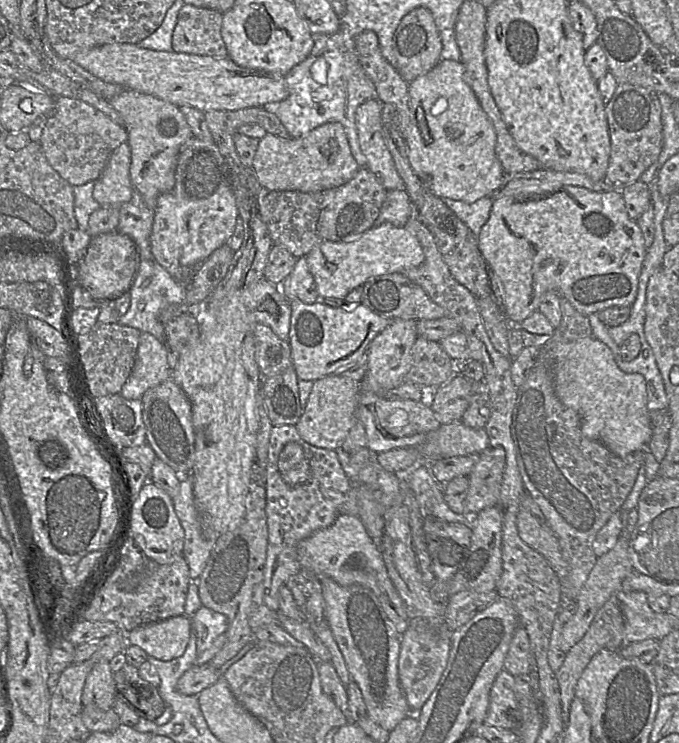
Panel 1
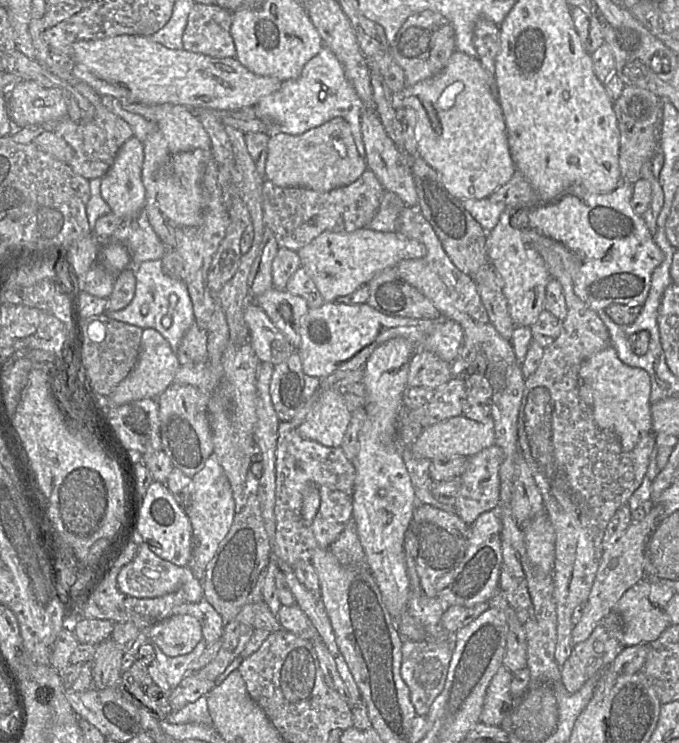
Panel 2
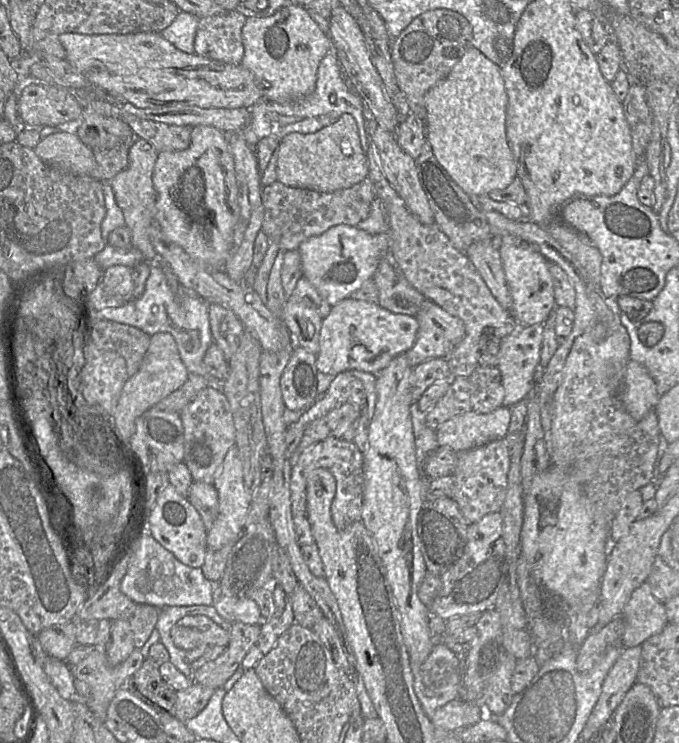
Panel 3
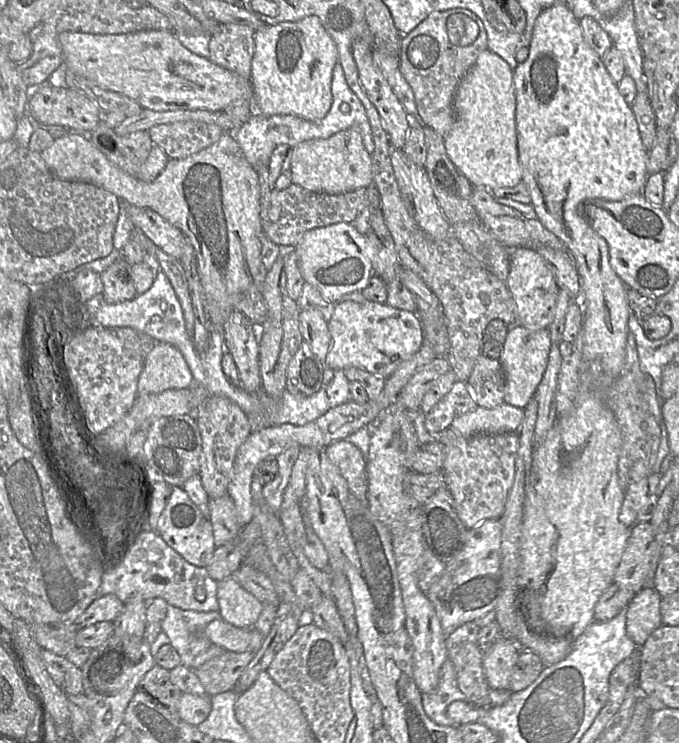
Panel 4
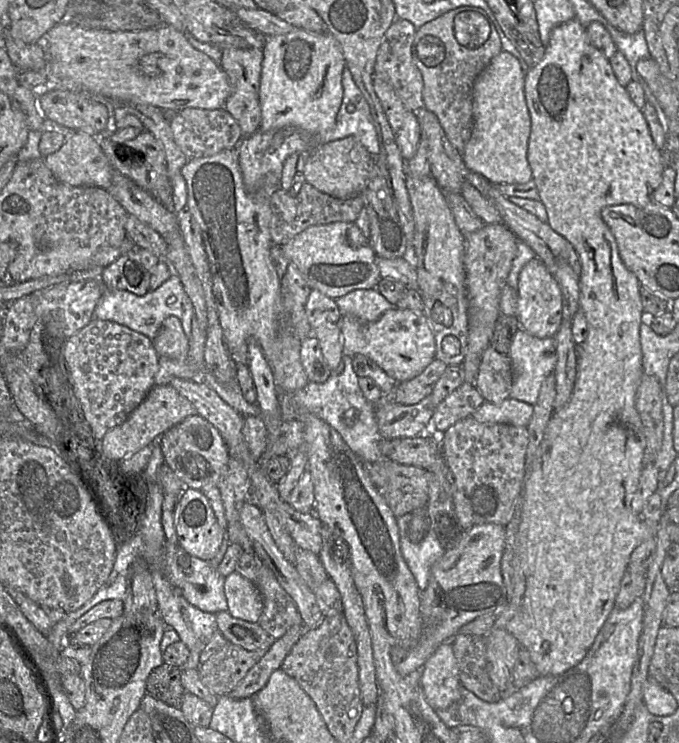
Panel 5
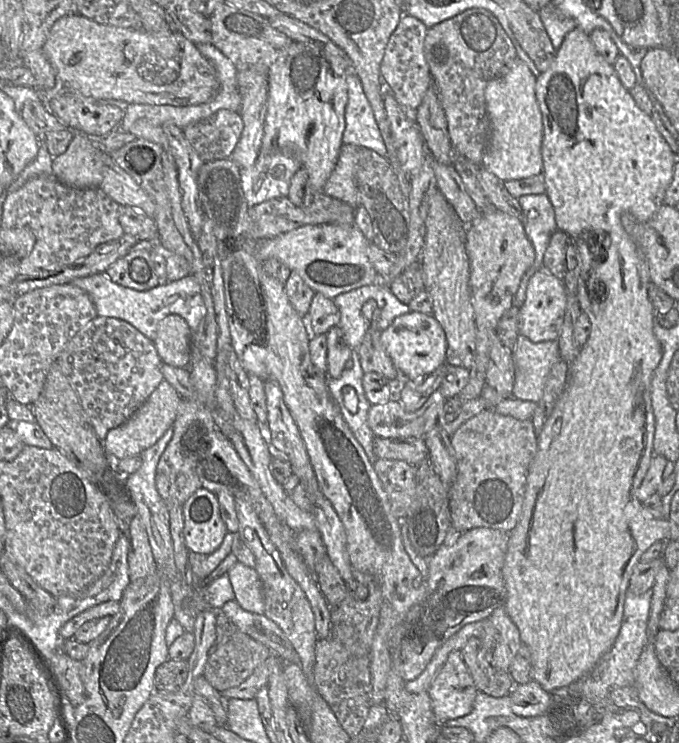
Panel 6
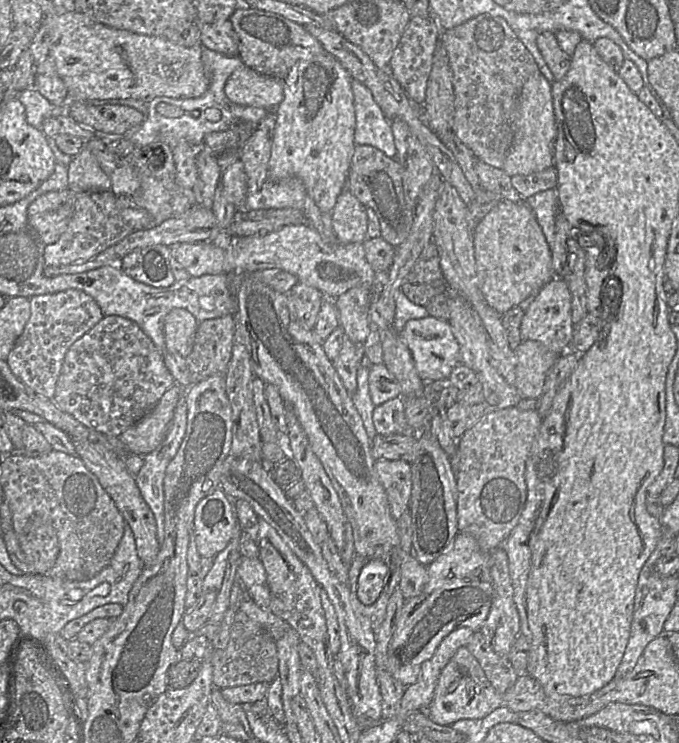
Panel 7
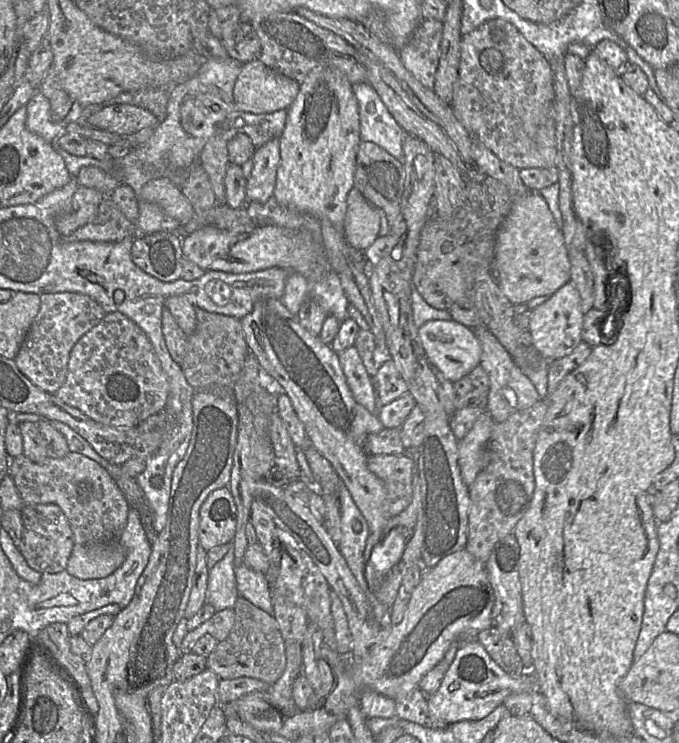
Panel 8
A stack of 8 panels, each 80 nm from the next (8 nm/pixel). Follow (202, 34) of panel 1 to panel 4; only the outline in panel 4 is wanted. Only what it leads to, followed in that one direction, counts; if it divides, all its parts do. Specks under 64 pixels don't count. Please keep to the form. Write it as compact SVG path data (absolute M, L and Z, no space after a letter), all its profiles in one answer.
M220 24L218 30L210 36L208 59L239 77L250 80L254 31L246 25Z

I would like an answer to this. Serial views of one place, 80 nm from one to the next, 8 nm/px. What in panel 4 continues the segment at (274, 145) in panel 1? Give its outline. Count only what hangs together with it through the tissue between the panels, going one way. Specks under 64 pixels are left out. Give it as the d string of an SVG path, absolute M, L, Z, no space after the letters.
M357 128L339 131L326 139L303 141L291 148L289 166L292 183L317 193L337 195L372 183L372 158Z

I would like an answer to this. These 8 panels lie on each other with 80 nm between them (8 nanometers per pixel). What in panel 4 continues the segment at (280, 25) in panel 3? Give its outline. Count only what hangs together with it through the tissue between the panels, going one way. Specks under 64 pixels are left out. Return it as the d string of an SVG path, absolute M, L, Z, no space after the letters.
M307 16L296 22L264 24L254 31L251 85L255 112L264 116L295 115L309 121L323 119L332 105L331 81L336 63L337 47L318 17Z

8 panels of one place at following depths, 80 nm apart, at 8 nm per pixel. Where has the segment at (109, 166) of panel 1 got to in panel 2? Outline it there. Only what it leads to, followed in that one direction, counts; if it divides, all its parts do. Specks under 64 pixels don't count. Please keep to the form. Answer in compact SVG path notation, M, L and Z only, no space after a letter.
M132 137L121 146L112 166L101 178L101 196L121 219L134 218L144 209L143 161L143 141Z

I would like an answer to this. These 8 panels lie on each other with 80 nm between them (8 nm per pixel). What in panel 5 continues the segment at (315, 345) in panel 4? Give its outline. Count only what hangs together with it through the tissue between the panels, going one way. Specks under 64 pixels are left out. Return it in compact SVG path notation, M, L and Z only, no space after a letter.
M324 323L310 330L307 337L315 337L320 344L322 354L331 371L343 361L343 337L336 323Z

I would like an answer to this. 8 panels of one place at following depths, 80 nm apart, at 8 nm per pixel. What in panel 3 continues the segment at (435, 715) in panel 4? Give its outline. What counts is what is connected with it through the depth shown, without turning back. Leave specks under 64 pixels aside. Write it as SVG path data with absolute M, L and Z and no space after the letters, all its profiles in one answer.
M435 645L422 663L412 663L412 672L415 694L429 718L446 703L459 699L460 659L445 645Z

